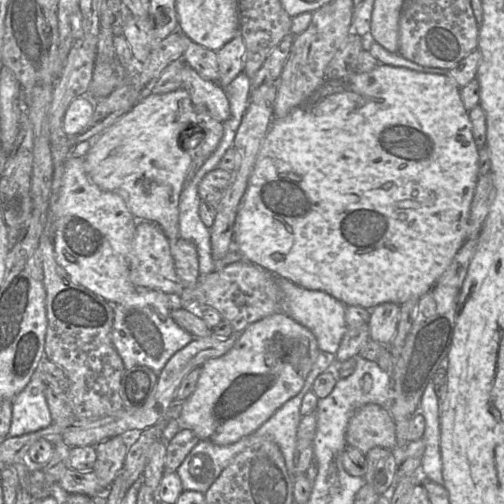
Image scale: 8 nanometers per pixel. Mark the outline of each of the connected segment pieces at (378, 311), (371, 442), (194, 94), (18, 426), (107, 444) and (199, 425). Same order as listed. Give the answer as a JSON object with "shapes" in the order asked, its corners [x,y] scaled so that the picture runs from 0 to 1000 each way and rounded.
{"shapes":[[[[766,599],[734,613],[732,671],[760,685],[774,685],[794,631],[794,605]]],[[[748,802],[708,812],[690,839],[687,879],[722,903],[742,887],[780,895],[788,885],[784,837],[770,812]]],[[[377,131],[361,135],[361,175],[371,179],[393,222],[413,222],[442,244],[456,230],[456,210],[444,177],[431,165],[397,151]]],[[[69,736],[52,768],[26,790],[18,867],[63,859],[103,839],[87,782],[89,768],[85,744]]],[[[242,863],[228,865],[188,885],[192,911],[183,935],[210,970],[216,970],[244,929],[256,889],[258,863],[254,869]]],[[[565,619],[546,621],[496,643],[480,661],[472,665],[464,687],[448,702],[437,708],[413,712],[403,720],[399,726],[399,742],[393,750],[385,776],[359,806],[359,815],[353,827],[357,849],[377,851],[397,873],[413,873],[431,883],[460,881],[480,867],[502,859],[567,796],[587,786],[595,778],[633,698],[635,692],[623,663]]]]}

